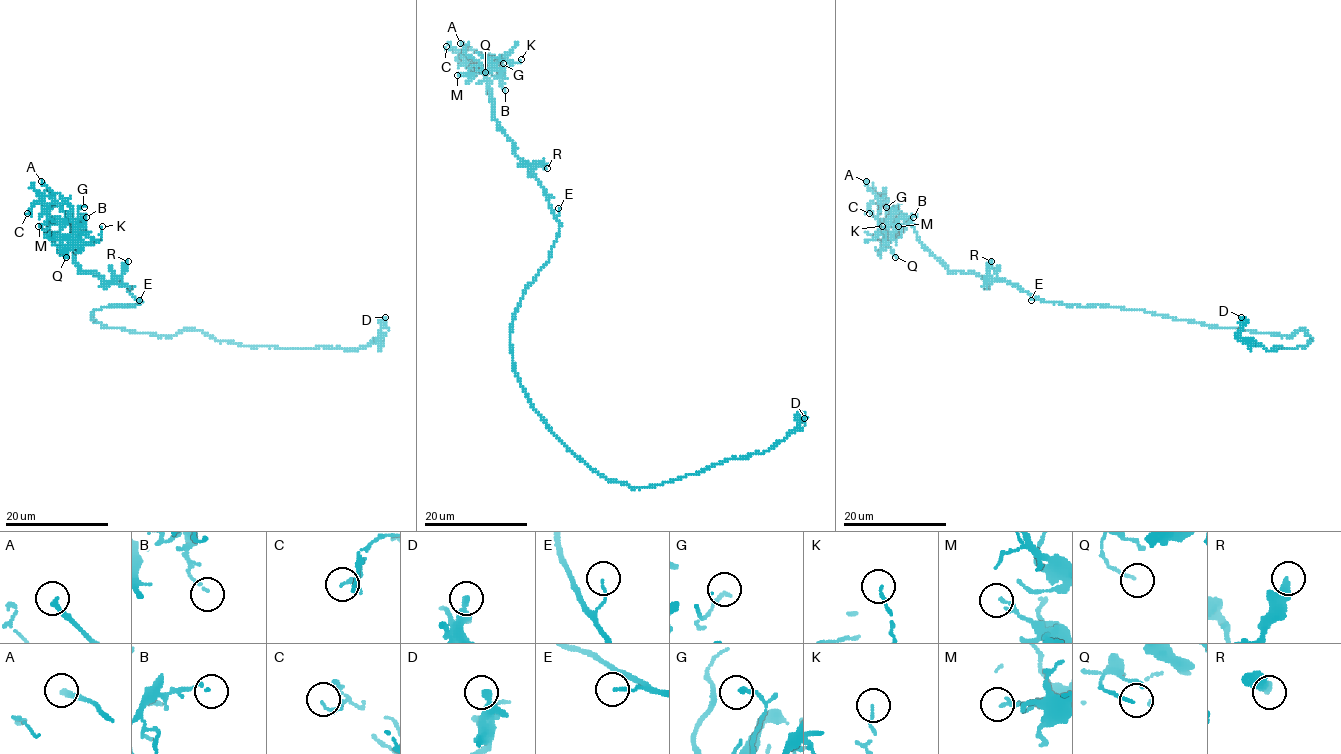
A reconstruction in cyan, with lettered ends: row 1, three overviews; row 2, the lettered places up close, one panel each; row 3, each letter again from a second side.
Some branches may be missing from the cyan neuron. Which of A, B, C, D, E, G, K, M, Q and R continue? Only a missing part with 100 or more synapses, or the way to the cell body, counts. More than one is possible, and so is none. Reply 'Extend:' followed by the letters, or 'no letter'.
Extend: A

